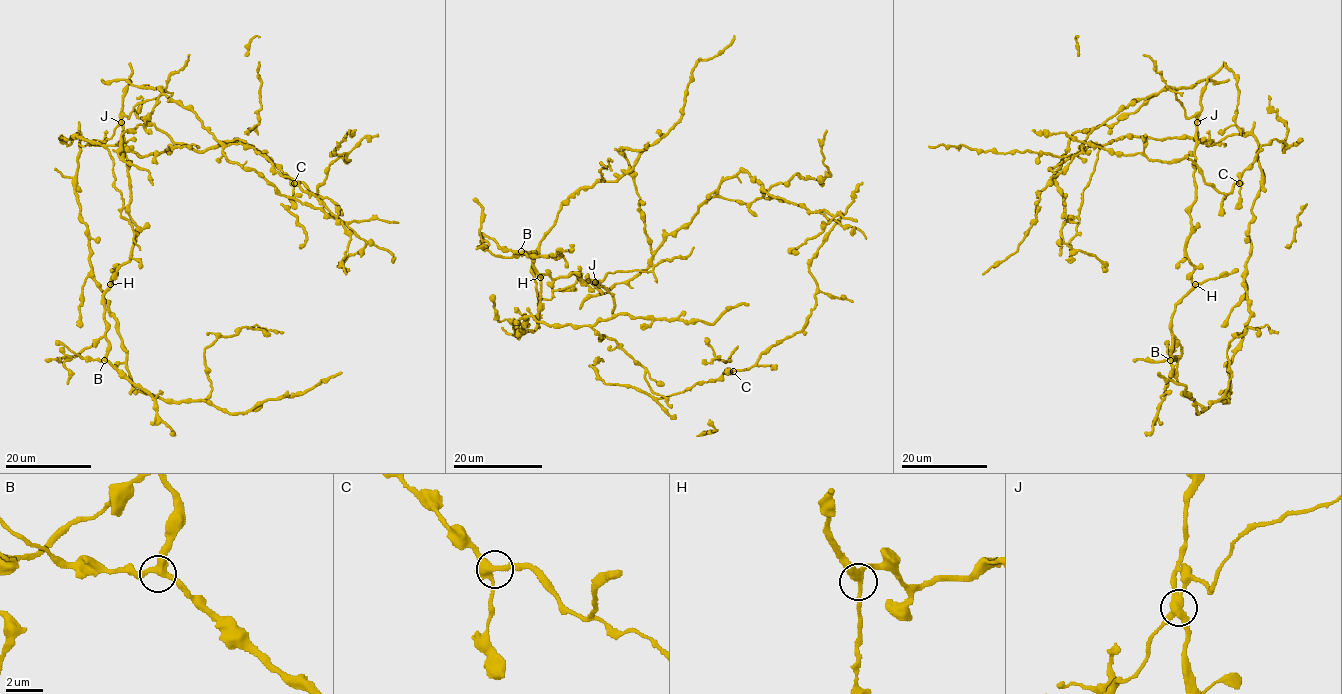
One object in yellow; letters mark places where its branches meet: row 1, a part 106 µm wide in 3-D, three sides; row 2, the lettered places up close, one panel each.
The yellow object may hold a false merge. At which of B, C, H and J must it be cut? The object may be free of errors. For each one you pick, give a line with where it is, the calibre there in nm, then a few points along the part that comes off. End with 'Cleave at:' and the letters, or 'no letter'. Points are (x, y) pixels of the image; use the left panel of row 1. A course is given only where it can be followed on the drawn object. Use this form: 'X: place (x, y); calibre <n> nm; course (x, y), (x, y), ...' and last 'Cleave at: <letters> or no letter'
J: place (121, 122); calibre 360 nm; course (121, 122), (136, 105), (163, 92), (168, 77), (178, 71), (189, 54)
Cleave at: J

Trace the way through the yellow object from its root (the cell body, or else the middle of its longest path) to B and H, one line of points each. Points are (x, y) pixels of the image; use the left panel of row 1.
B: (115, 128), (123, 128), (129, 215), (136, 233), (131, 256), (103, 296), (108, 343), (104, 360)
H: (115, 128), (123, 128), (130, 187), (129, 215), (136, 233), (131, 256), (121, 264), (110, 284)

